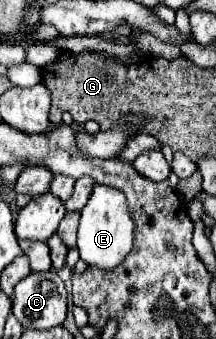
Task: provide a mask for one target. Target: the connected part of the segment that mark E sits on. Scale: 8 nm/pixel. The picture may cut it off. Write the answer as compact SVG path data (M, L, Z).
M95 184L87 206L81 210L81 222L79 222L77 236L79 236L77 248L79 248L81 260L87 266L113 272L113 268L117 268L121 260L125 260L125 256L133 248L133 220L127 210L125 196L115 188Z

